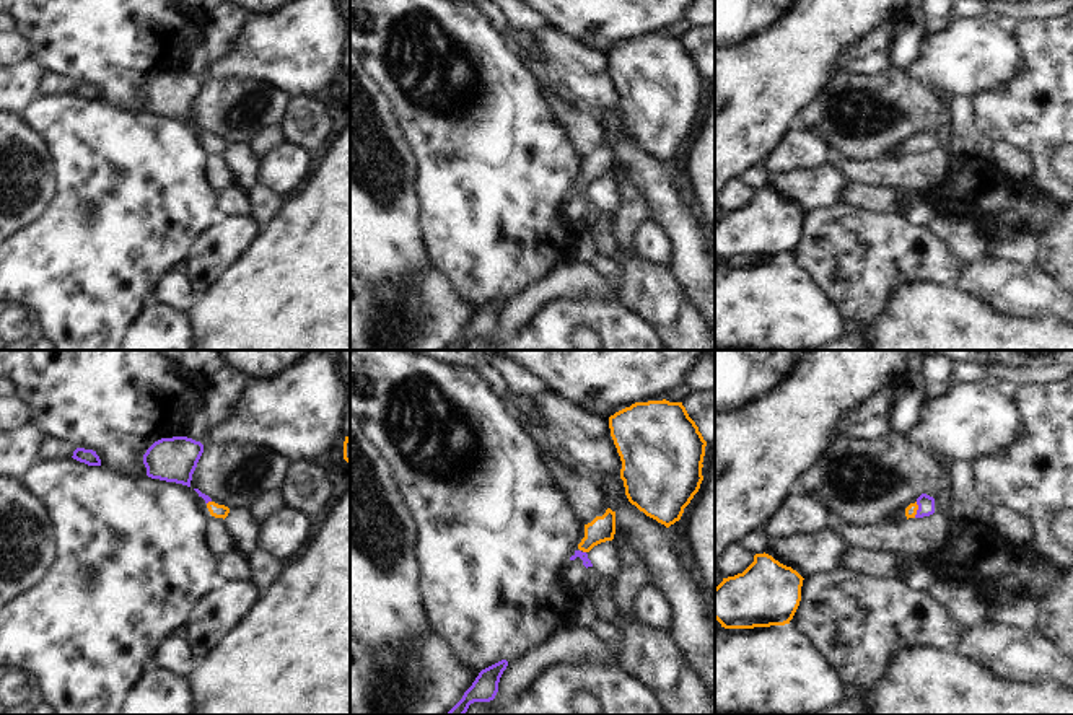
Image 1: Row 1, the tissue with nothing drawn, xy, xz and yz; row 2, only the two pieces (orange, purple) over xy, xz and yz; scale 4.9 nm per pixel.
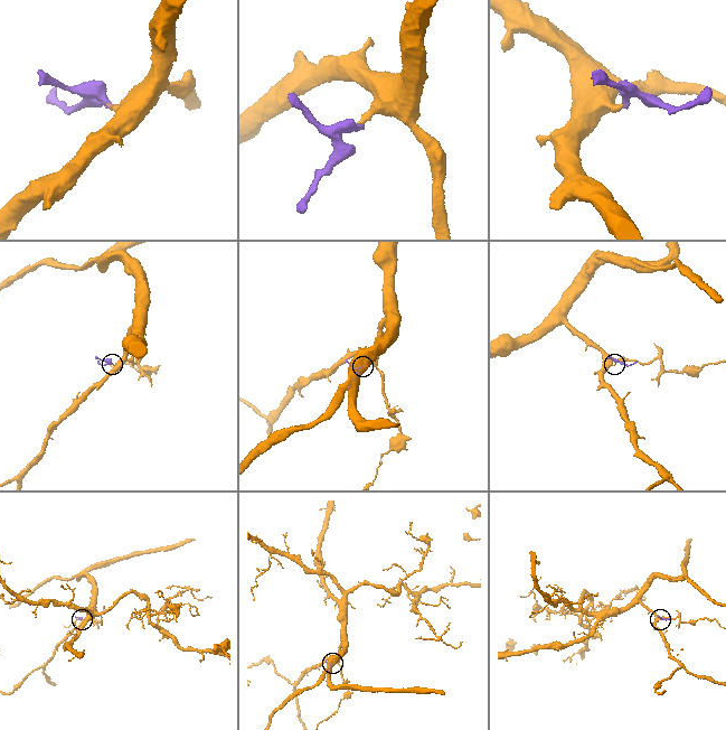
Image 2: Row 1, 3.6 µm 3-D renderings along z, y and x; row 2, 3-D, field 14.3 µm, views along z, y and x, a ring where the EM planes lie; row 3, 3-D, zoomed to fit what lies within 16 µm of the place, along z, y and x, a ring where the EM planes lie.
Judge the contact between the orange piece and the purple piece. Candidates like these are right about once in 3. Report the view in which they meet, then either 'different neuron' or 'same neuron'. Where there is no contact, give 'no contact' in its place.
yz | same neuron

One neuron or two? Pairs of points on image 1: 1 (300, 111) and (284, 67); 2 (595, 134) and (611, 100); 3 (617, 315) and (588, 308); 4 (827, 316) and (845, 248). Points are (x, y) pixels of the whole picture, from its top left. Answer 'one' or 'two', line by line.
1: two
2: two
3: one
4: two

